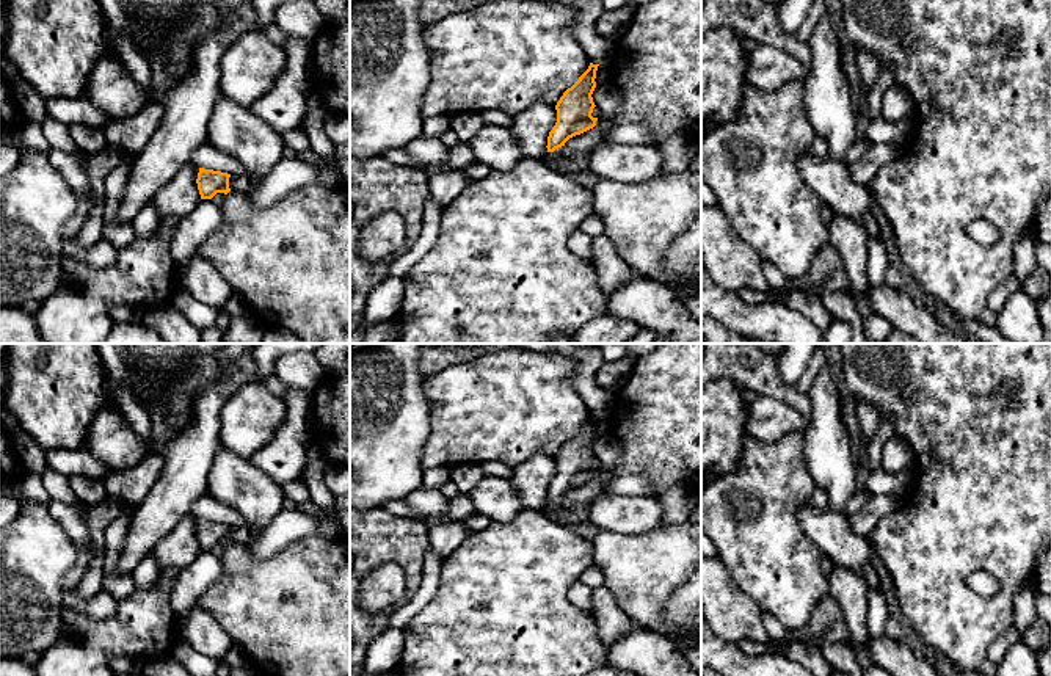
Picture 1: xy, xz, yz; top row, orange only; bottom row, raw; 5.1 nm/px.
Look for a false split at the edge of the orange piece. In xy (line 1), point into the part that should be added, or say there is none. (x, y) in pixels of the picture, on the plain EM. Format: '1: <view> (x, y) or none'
1: none

